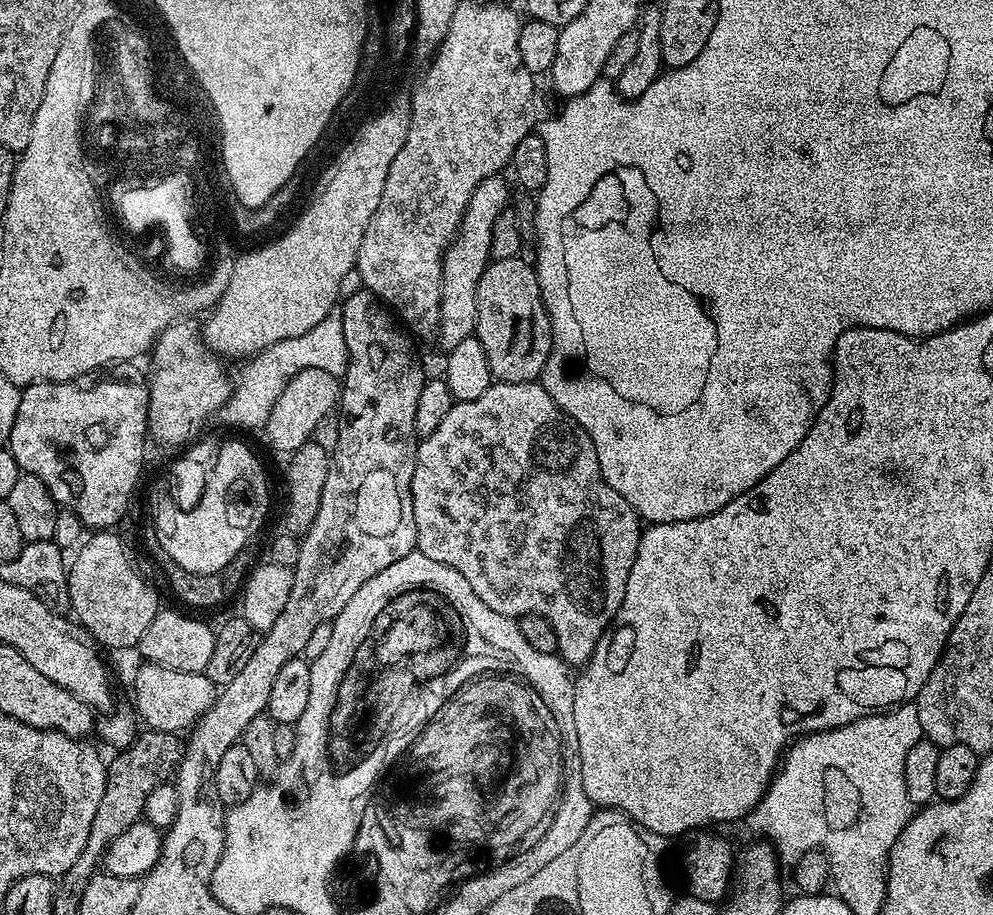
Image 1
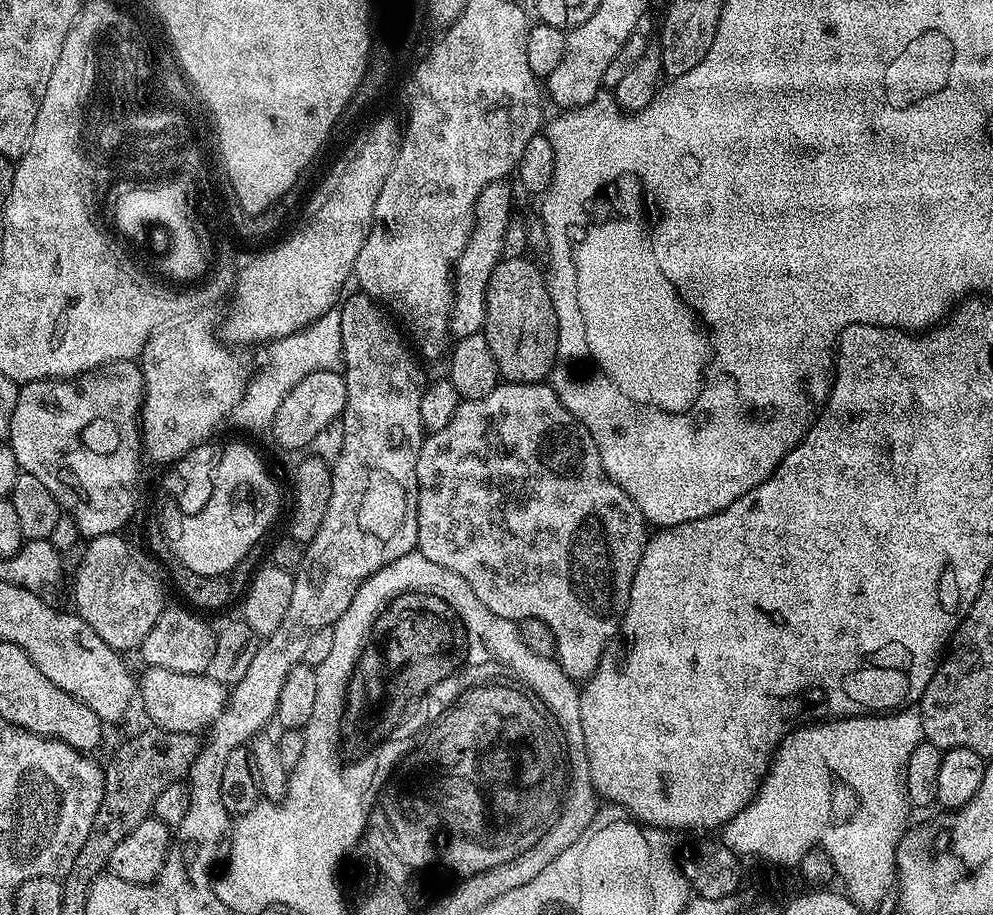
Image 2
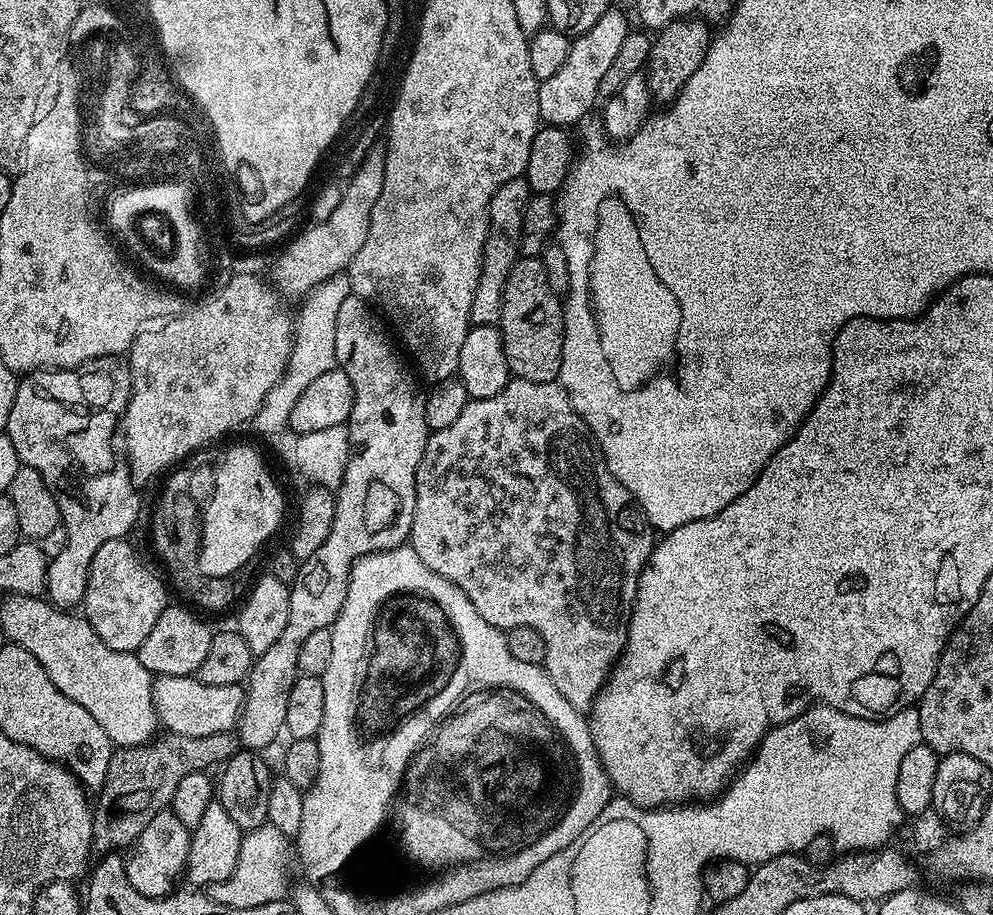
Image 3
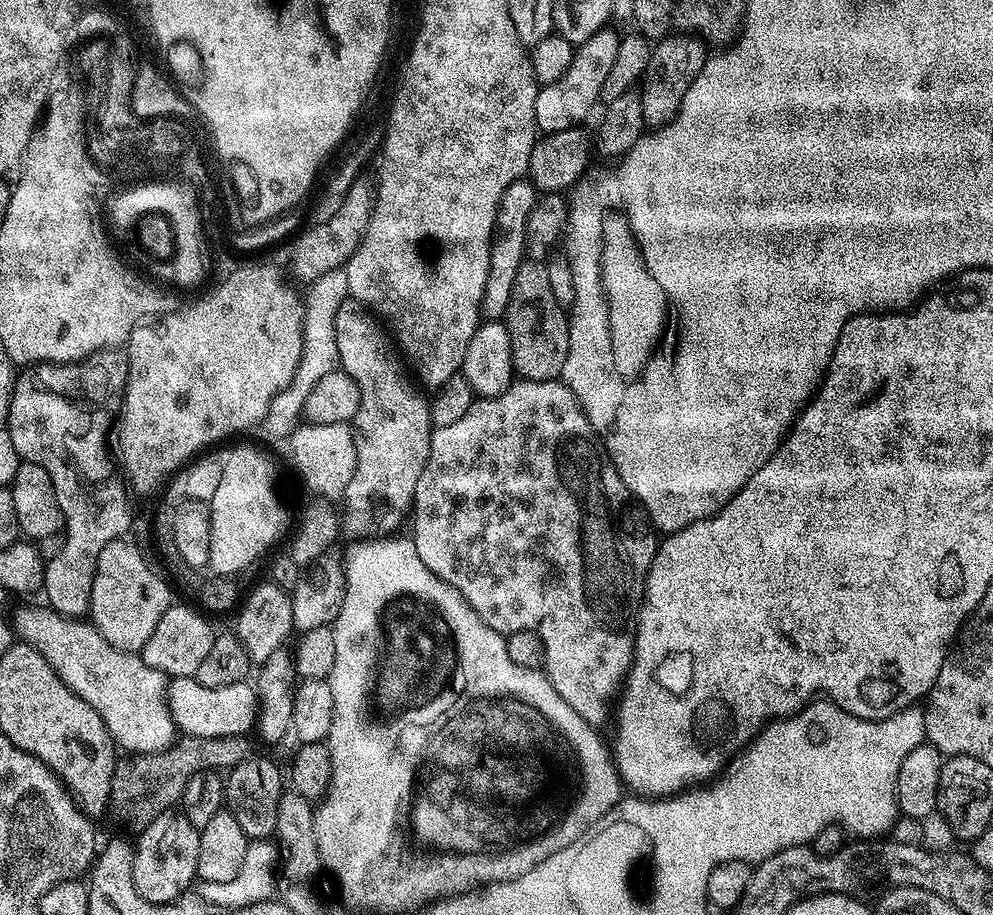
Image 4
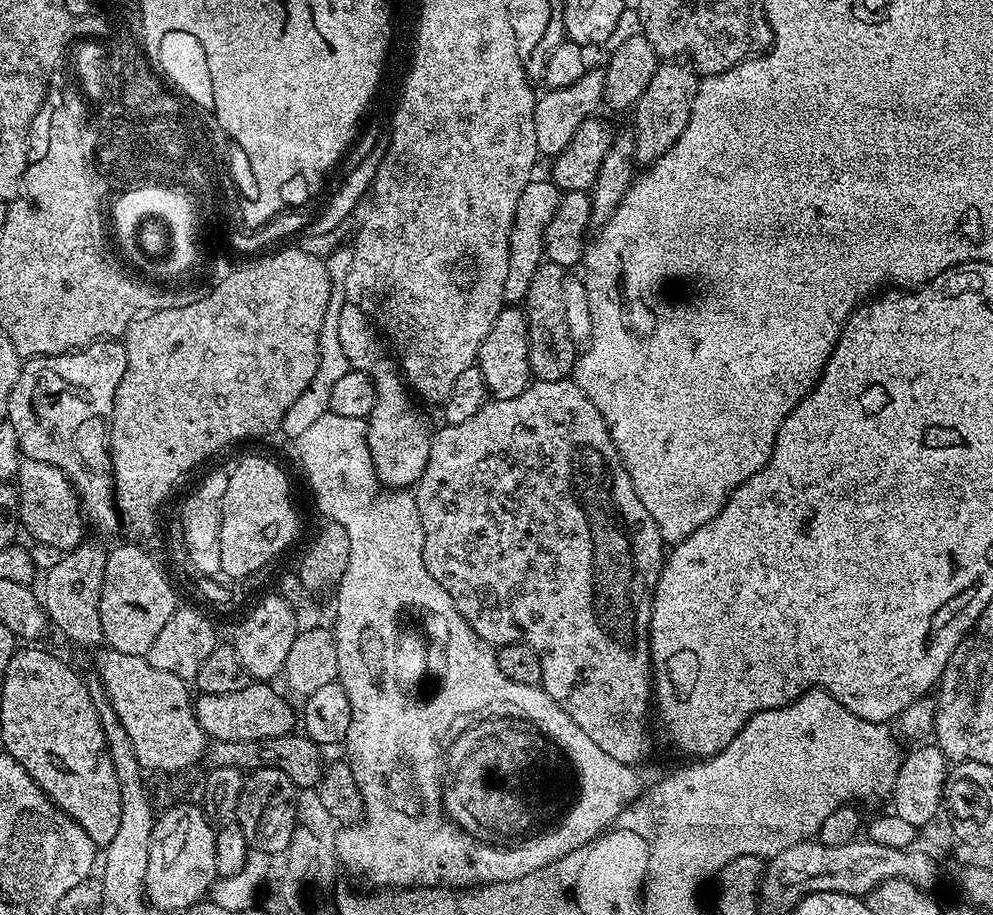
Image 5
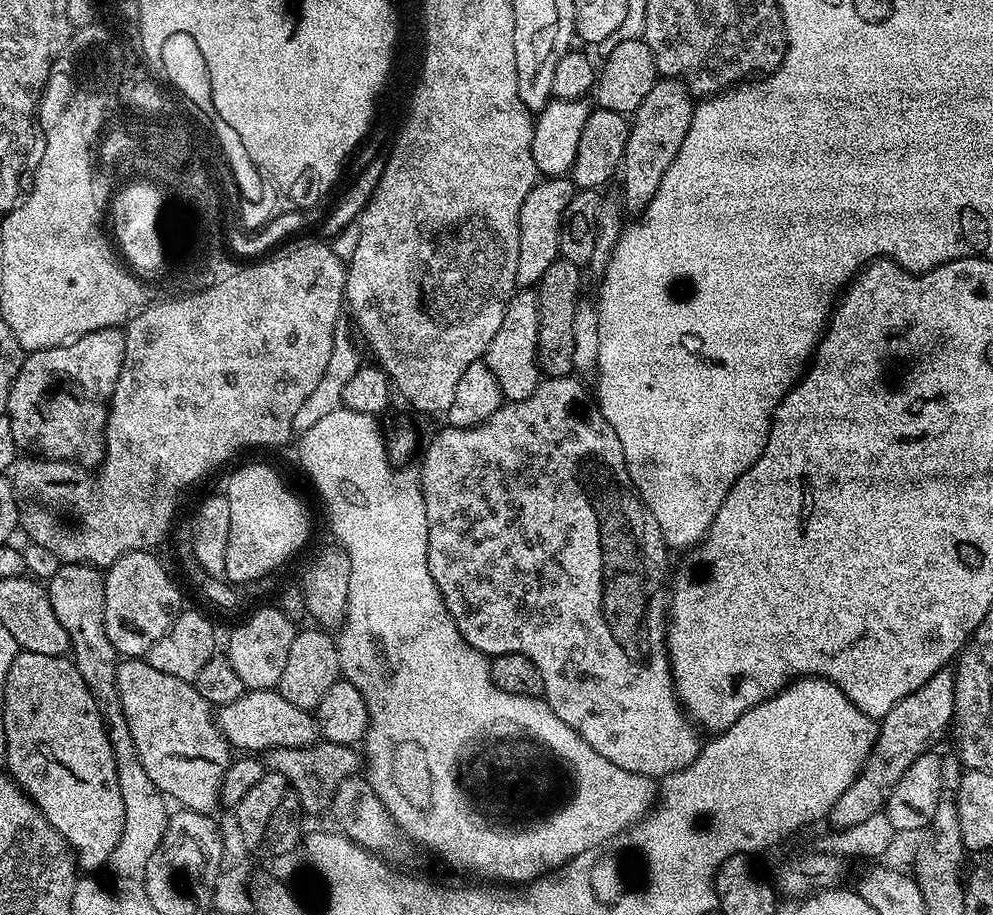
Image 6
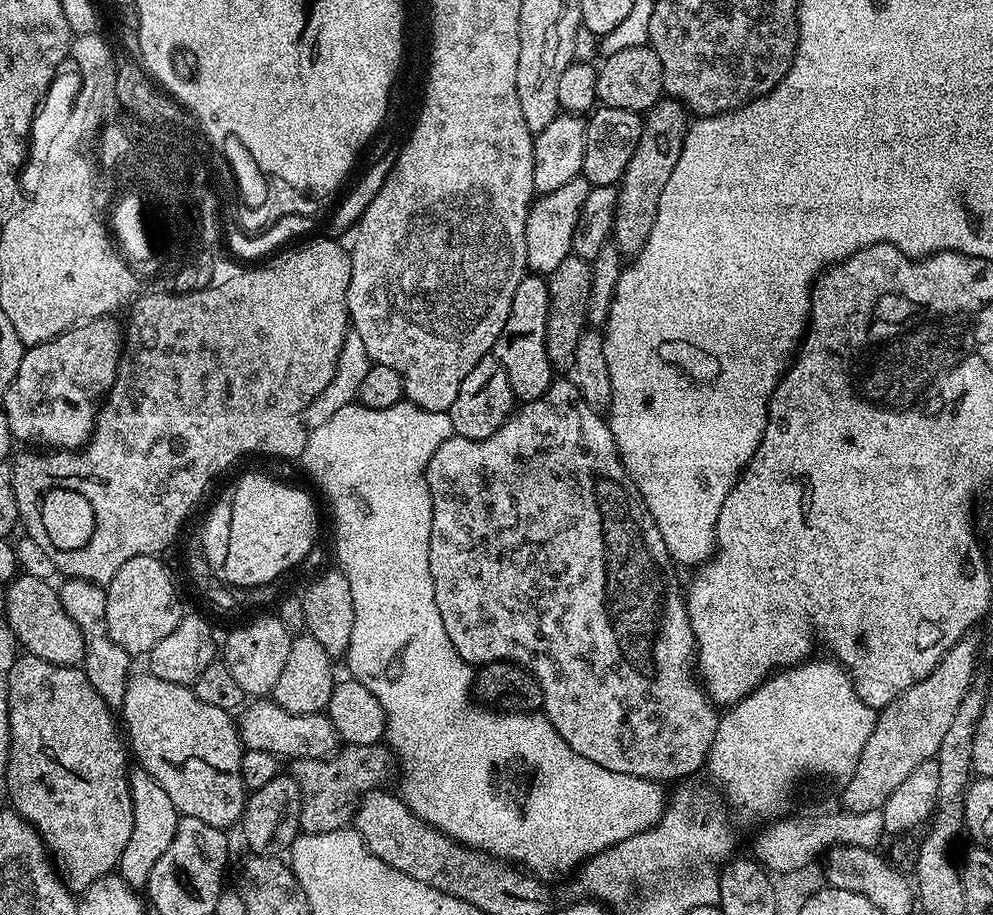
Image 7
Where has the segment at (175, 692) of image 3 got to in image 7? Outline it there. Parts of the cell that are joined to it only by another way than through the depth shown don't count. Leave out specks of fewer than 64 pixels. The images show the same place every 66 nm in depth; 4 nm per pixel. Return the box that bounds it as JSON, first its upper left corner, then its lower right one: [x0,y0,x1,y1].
[238,698,338,761]

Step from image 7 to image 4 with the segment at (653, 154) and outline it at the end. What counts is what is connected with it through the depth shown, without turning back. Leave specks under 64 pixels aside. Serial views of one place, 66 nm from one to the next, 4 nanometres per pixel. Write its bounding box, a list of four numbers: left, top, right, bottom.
[638,34,705,129]

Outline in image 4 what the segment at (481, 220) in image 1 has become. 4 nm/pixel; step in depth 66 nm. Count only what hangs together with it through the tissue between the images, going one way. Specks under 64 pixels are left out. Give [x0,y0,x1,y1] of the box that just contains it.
[482,178,538,320]

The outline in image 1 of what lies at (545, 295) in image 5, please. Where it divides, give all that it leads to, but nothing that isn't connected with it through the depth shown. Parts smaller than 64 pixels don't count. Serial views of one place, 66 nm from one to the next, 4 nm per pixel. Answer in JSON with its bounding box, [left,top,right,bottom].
[474,256,552,384]

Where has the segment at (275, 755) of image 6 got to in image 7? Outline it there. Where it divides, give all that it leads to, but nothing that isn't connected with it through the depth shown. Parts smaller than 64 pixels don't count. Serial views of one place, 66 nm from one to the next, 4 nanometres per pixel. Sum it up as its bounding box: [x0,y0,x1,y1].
[290,743,394,833]

